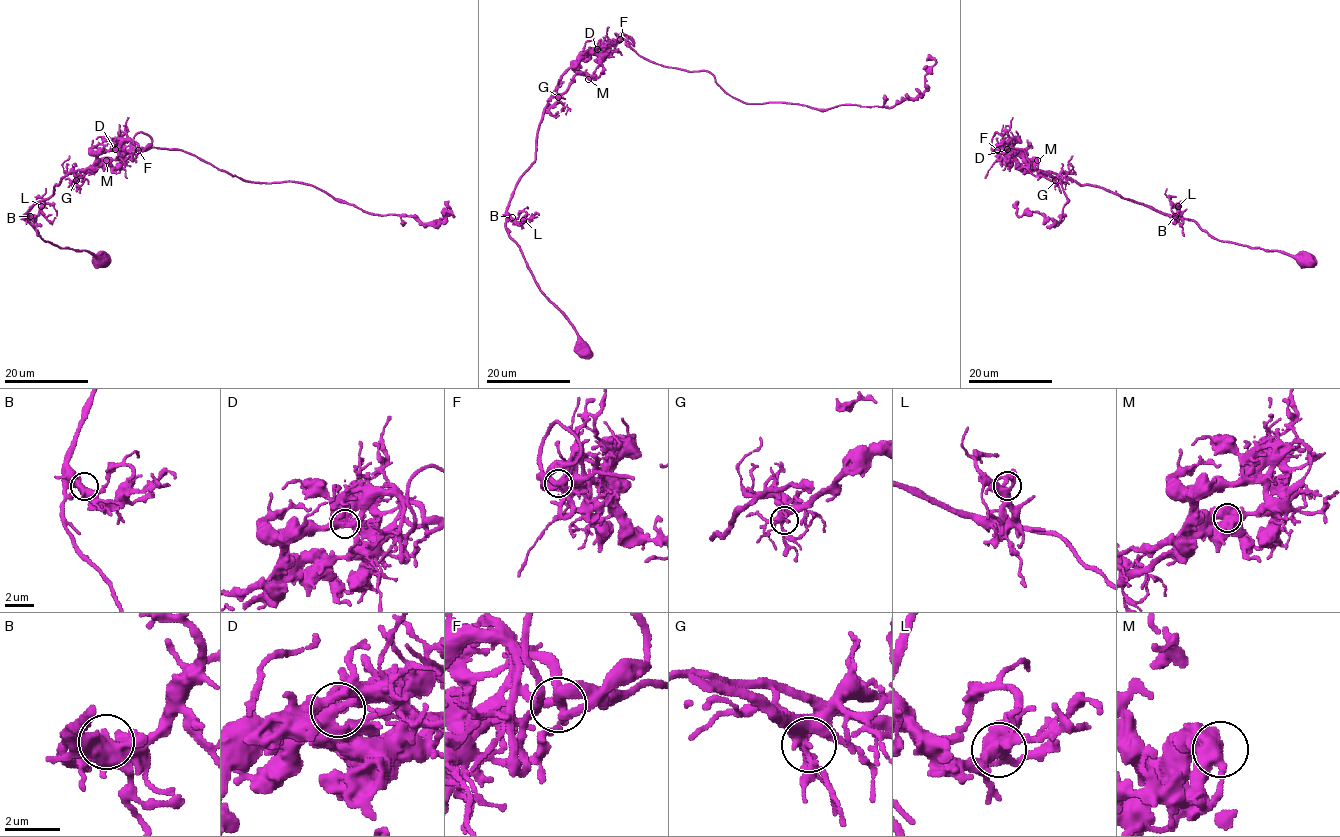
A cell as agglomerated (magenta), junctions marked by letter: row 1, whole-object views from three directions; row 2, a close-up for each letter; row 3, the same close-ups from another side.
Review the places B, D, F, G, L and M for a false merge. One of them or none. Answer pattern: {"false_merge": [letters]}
{"false_merge": []}

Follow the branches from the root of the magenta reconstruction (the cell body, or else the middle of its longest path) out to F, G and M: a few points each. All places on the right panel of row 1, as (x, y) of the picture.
F: (1308, 258), (1216, 239), (1193, 220), (1164, 215), (1052, 172), (1029, 170), (1010, 150), (1005, 155), (996, 150)
G: (1308, 258), (1219, 240), (1193, 220), (1164, 215), (1102, 188), (1081, 185), (1060, 175), (1055, 180)
M: (1308, 258), (1216, 239), (1193, 220), (1164, 215), (1102, 188), (1060, 175), (1054, 180), (1033, 167), (1037, 160)

